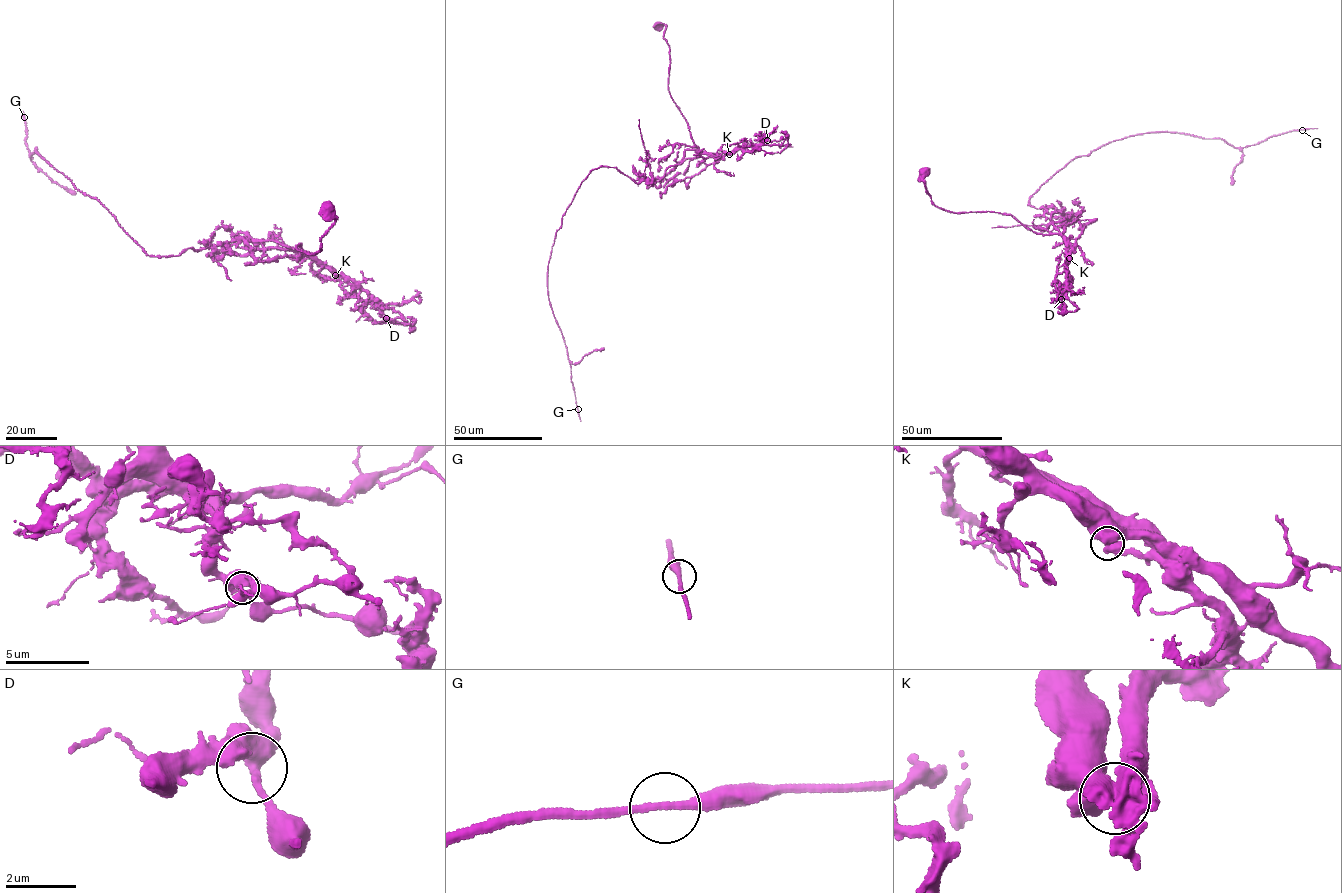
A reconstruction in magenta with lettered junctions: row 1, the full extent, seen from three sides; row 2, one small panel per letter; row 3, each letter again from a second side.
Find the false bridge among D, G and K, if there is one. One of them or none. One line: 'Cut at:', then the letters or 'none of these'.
Cut at: K

